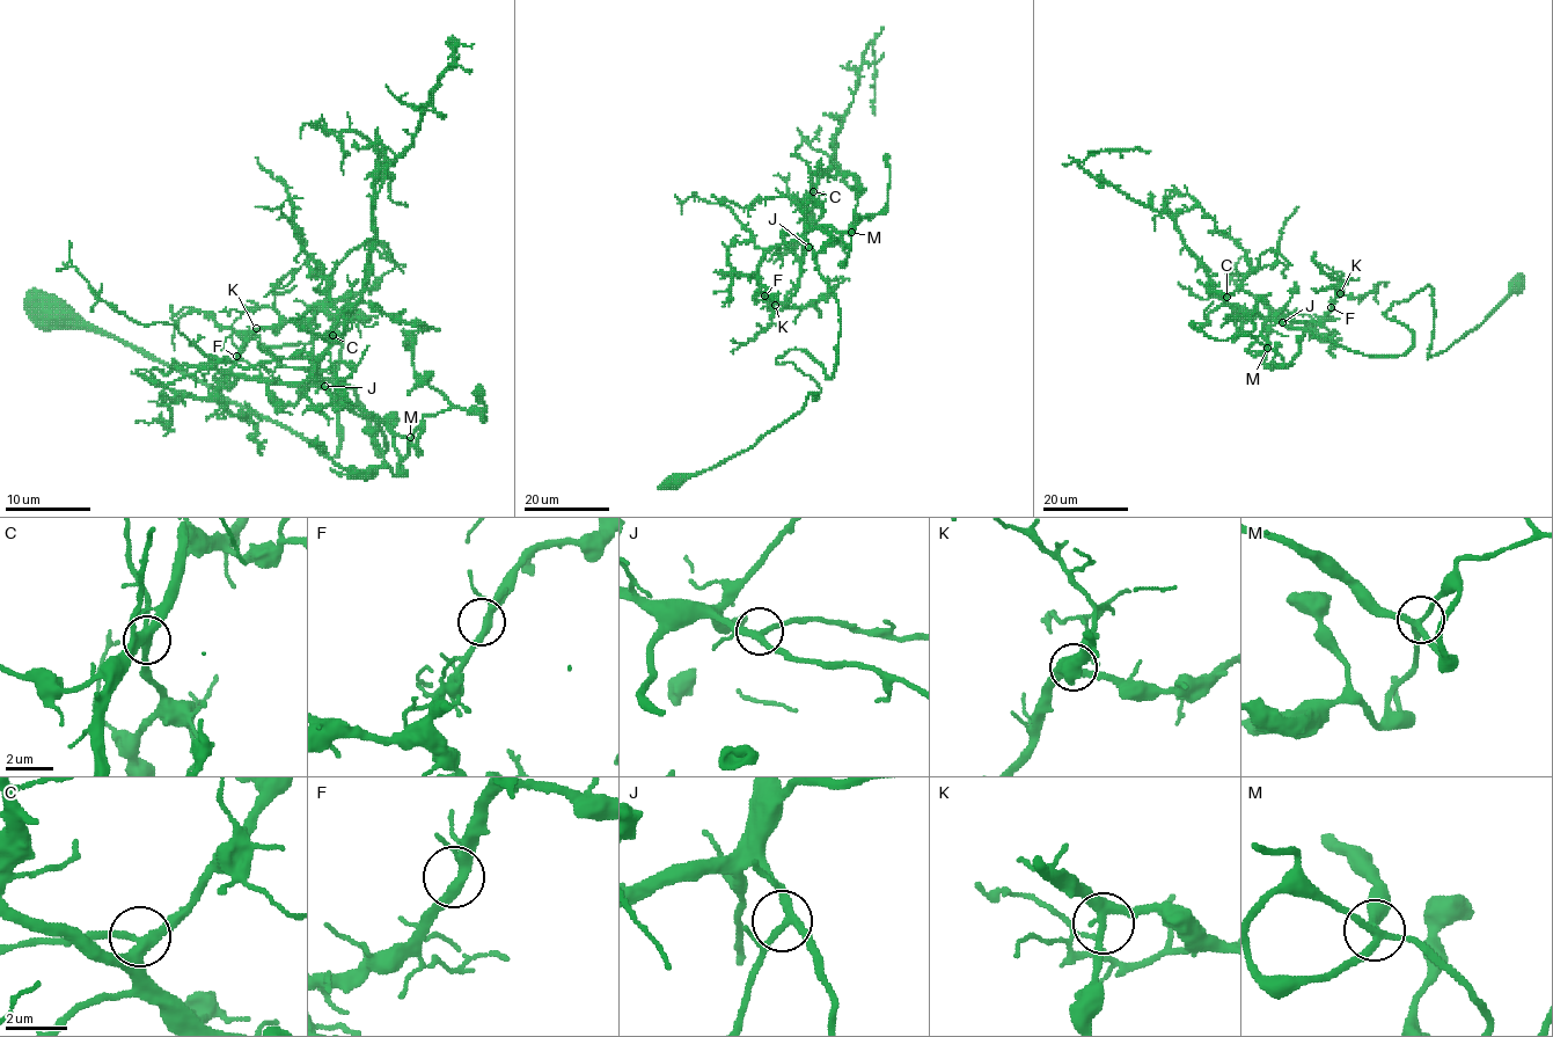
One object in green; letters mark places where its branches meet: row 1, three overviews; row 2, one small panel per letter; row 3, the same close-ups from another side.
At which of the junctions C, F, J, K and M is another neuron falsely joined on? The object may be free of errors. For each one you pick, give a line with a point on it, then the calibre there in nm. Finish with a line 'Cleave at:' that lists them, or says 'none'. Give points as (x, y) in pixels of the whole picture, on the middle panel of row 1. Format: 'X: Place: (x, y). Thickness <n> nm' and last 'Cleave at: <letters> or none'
Cleave at: none

